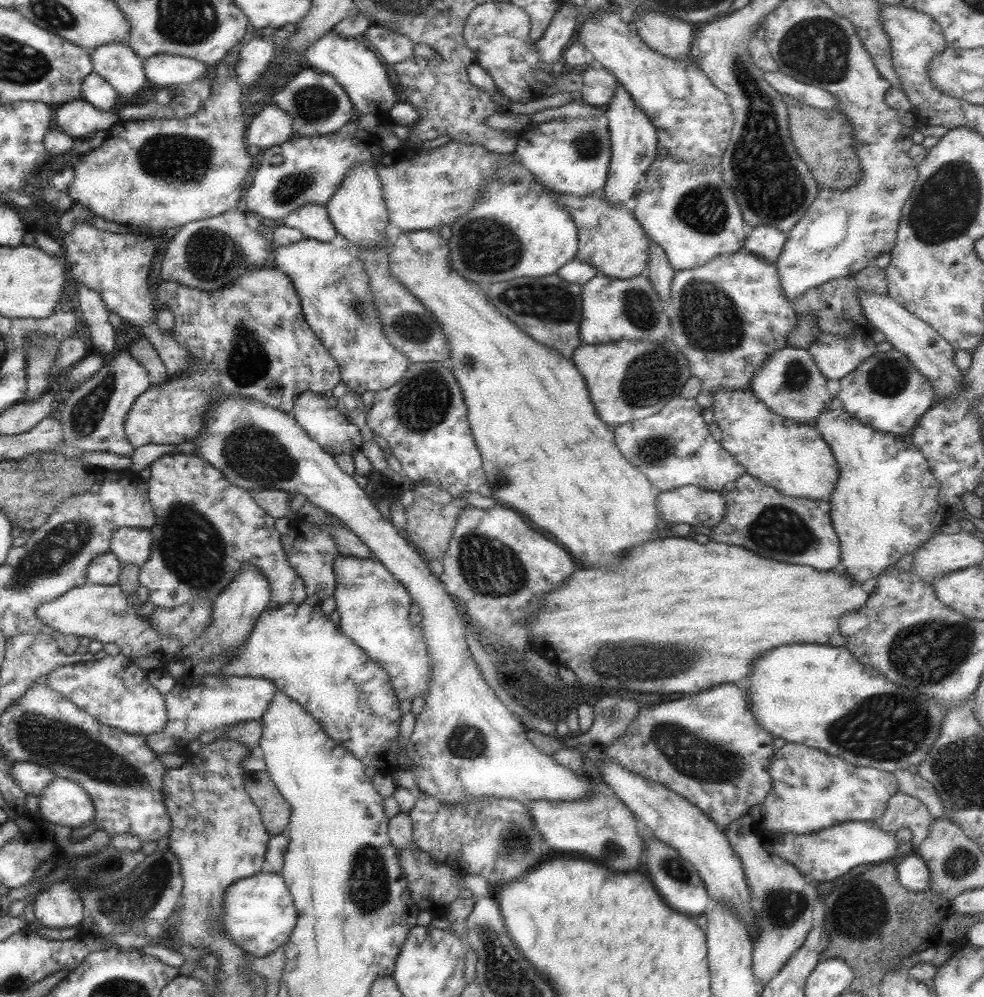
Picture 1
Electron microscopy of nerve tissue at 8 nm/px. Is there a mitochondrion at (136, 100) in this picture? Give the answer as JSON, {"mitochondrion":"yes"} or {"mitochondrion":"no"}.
{"mitochondrion":"no"}

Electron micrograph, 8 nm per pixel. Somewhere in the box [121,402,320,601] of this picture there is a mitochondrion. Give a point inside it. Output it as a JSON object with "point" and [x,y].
{"point":[193,550]}

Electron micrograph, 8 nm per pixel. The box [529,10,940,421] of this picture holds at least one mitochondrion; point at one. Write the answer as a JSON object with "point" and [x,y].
{"point":[768,183]}

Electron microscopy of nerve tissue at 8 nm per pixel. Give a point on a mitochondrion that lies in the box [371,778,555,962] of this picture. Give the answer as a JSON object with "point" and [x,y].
{"point":[514,841]}

